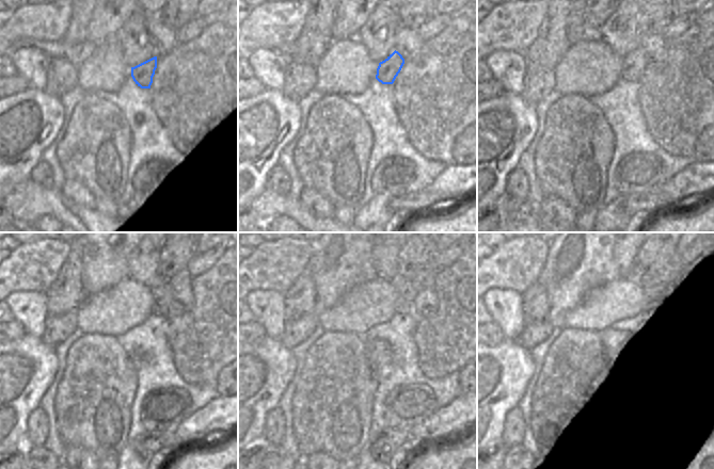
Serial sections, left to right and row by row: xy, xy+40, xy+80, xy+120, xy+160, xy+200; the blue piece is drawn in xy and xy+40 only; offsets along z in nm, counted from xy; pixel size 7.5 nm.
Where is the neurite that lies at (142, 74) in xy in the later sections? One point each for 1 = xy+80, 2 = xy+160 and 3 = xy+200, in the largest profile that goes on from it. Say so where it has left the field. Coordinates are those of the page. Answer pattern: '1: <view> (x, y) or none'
1: xy+80 (634, 64)
2: xy+160 (407, 291)
3: xy+200 (653, 289)

